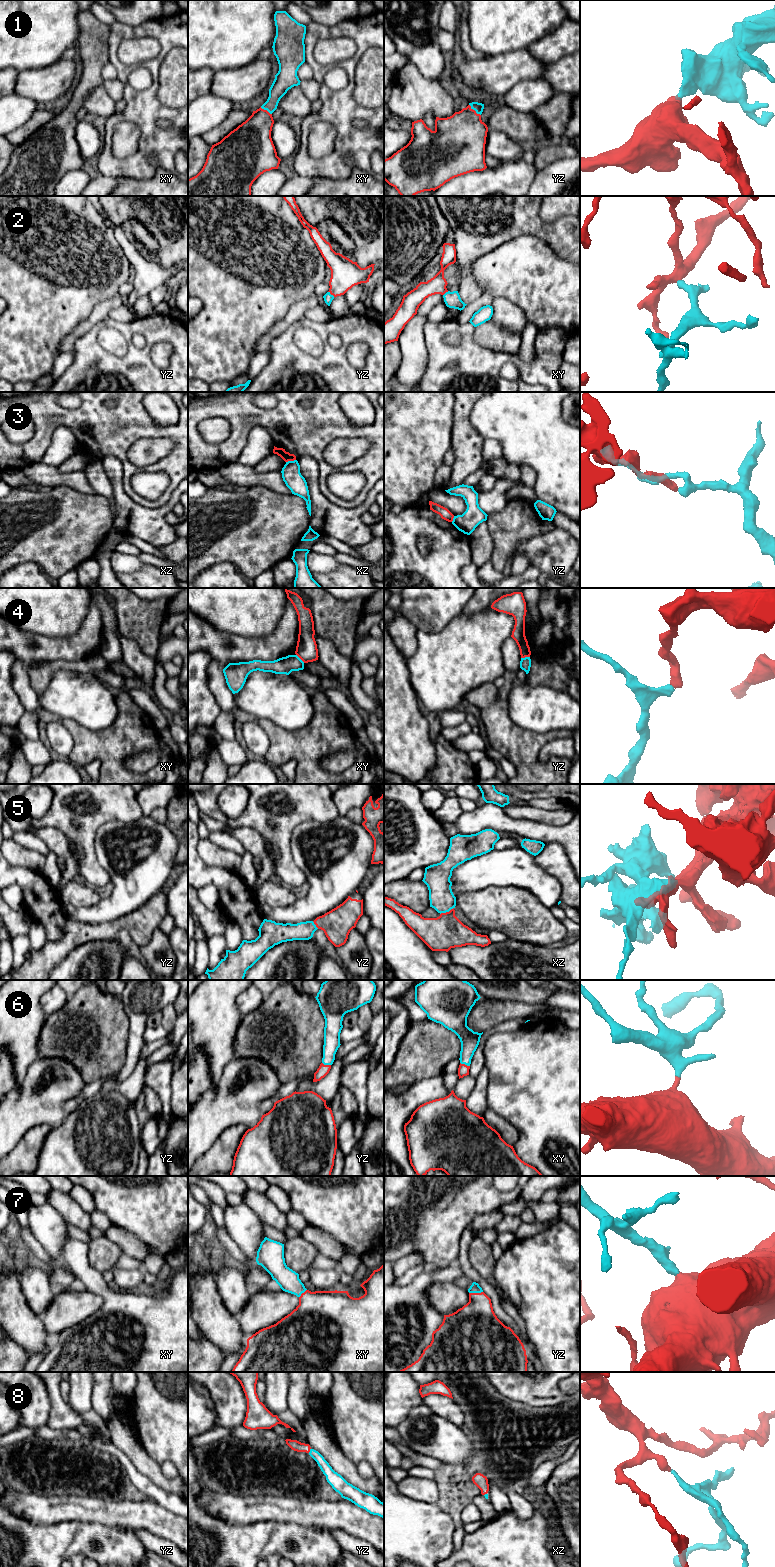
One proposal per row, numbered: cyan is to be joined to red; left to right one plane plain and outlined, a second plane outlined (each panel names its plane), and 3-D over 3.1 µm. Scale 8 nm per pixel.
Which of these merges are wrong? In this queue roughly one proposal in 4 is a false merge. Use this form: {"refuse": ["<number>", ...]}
{"refuse": ["3", "4"]}

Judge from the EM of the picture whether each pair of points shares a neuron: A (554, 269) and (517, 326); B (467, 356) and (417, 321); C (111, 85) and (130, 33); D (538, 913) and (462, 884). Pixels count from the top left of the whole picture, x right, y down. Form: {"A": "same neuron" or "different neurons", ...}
{"A": "different neurons", "B": "different neurons", "C": "different neurons", "D": "different neurons"}

